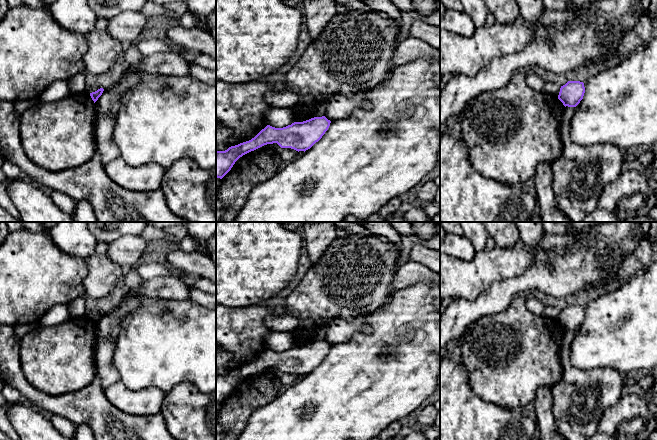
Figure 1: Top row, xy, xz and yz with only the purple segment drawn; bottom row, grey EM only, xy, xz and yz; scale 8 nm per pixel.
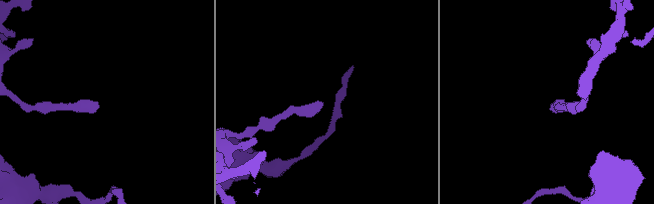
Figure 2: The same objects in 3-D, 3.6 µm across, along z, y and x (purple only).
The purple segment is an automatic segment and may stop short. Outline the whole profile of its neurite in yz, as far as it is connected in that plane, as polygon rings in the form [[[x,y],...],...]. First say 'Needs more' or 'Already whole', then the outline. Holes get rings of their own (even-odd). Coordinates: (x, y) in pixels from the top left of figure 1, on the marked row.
Already whole. [[[568,81],[561,86],[558,99],[566,107],[576,107],[583,99],[585,93],[584,83],[580,81]]]

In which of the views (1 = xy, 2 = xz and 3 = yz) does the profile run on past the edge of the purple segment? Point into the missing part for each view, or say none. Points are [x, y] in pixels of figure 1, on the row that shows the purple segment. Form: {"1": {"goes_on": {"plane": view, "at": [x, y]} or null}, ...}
{"1": {"goes_on": null}, "2": {"goes_on": null}, "3": {"goes_on": null}}

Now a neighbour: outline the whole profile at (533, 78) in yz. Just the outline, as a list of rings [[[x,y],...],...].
[[[526,69],[527,84],[536,92],[542,91],[545,81],[541,78],[538,69]]]

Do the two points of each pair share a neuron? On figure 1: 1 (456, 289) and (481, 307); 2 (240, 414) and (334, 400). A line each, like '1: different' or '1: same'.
1: different
2: different

